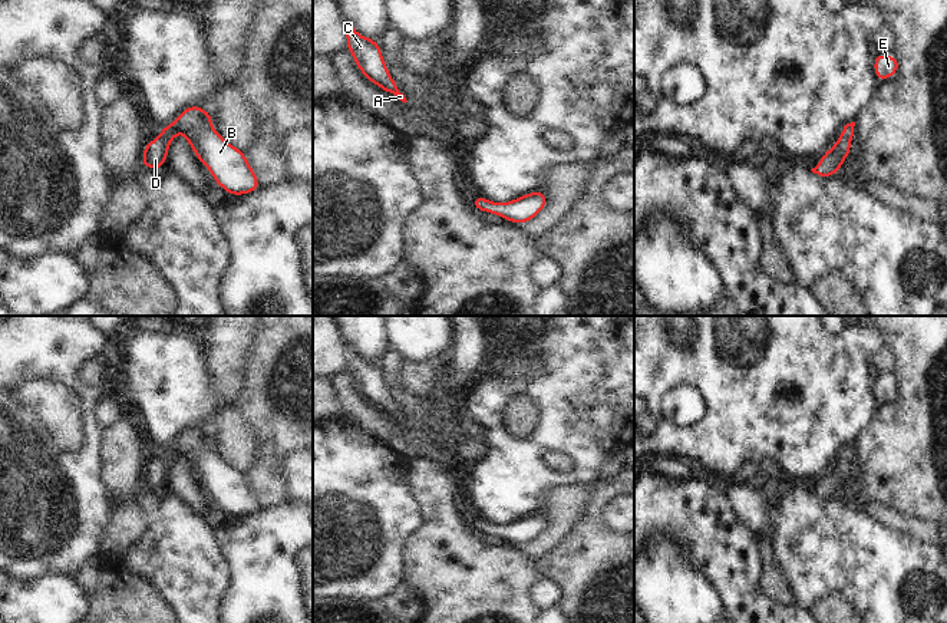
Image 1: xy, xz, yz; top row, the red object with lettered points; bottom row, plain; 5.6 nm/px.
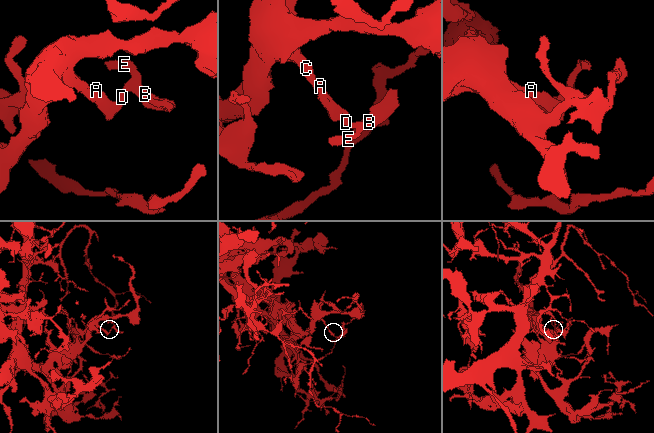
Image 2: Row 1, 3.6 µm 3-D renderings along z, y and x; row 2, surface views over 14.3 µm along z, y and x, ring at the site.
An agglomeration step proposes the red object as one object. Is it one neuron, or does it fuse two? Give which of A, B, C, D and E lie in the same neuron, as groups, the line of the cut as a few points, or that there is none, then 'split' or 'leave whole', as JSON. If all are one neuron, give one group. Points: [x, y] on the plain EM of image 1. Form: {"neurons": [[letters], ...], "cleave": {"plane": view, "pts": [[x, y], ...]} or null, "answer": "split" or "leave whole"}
{"neurons": [["A", "B", "C", "D", "E"]], "cleave": null, "answer": "leave whole"}

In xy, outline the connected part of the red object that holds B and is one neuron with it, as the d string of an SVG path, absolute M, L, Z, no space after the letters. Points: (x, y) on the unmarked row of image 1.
M197 426L184 431L171 446L162 448L158 459L143 468L142 488L159 492L178 454L188 461L192 474L208 490L214 504L228 517L245 517L261 510L245 475L227 464L214 451L211 435Z

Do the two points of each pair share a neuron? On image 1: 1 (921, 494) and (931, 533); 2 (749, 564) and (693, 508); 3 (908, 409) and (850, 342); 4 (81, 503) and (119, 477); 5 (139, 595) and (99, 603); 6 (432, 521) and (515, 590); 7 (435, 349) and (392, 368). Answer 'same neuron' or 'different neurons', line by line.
1: different neurons
2: same neuron
3: different neurons
4: different neurons
5: same neuron
6: same neuron
7: different neurons

